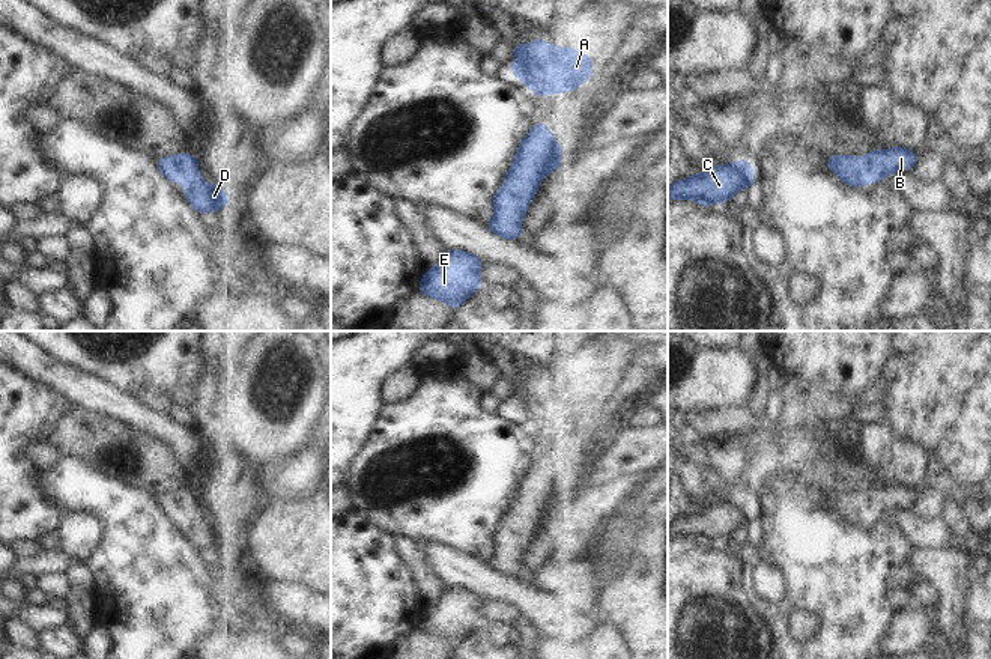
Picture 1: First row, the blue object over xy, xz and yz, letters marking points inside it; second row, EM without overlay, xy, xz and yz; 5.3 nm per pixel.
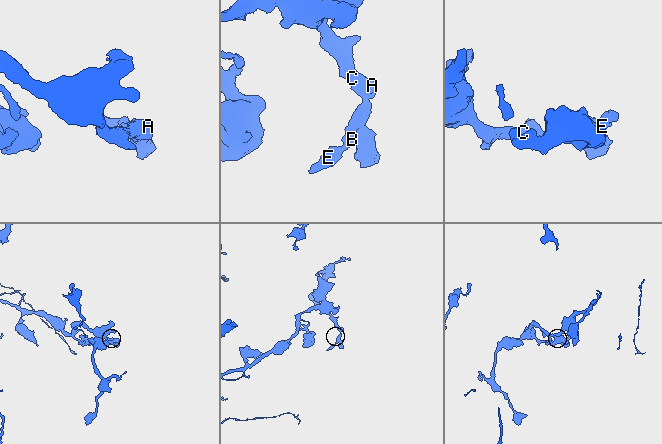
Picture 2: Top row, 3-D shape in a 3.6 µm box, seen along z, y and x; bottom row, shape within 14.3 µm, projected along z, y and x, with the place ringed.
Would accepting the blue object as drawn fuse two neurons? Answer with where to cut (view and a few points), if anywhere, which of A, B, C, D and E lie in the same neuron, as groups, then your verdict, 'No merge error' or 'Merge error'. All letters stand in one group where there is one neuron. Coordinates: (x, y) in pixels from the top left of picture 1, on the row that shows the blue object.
No split. Groups: A B C D E. No merge error.

